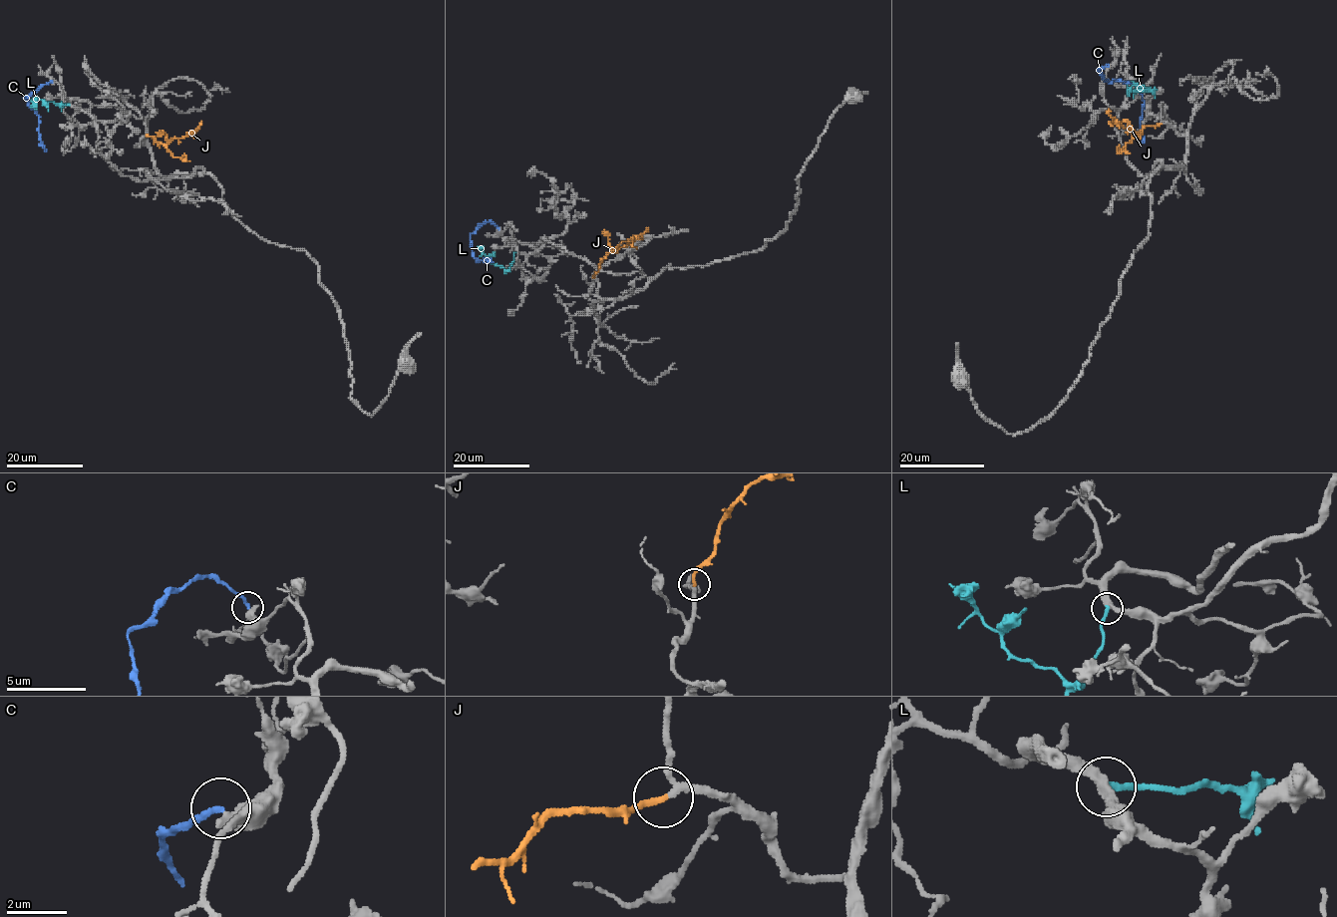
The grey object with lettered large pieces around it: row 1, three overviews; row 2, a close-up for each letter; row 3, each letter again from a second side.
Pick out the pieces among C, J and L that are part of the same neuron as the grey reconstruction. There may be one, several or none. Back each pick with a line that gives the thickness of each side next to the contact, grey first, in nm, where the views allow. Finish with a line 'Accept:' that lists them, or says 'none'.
J: calibres 200 and 200 nm
Accept: J

